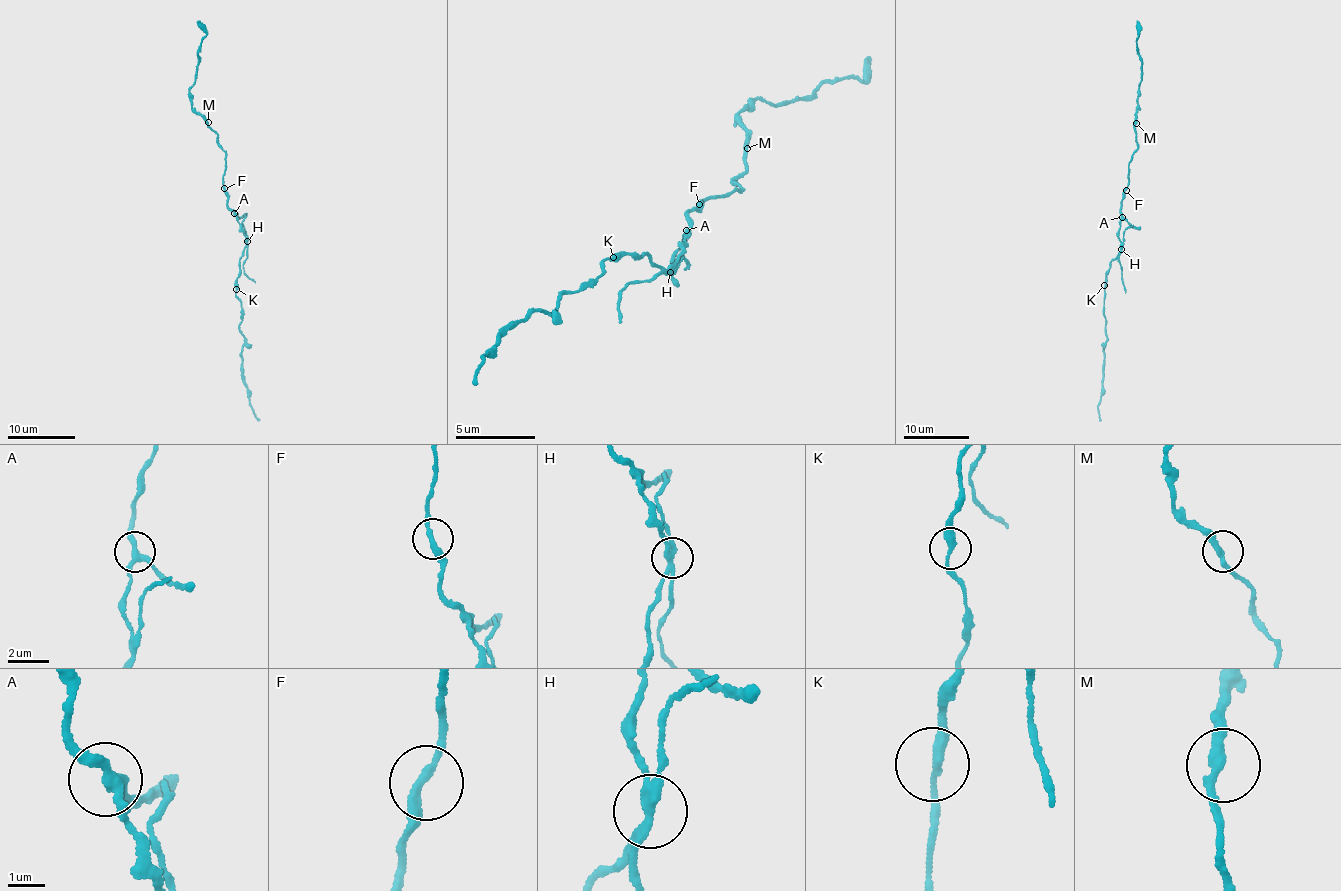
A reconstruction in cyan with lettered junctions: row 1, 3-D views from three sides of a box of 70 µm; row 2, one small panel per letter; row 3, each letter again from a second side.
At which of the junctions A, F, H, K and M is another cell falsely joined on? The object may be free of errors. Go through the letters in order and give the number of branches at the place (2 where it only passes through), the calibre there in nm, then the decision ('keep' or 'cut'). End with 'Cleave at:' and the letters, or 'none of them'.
A: 3 | 260 nm | keep
F: 2 | 240 nm | keep
H: 3 | 220 nm | cut
K: 2 | 260 nm | keep
M: 2 | 260 nm | keep
Cleave at: H

